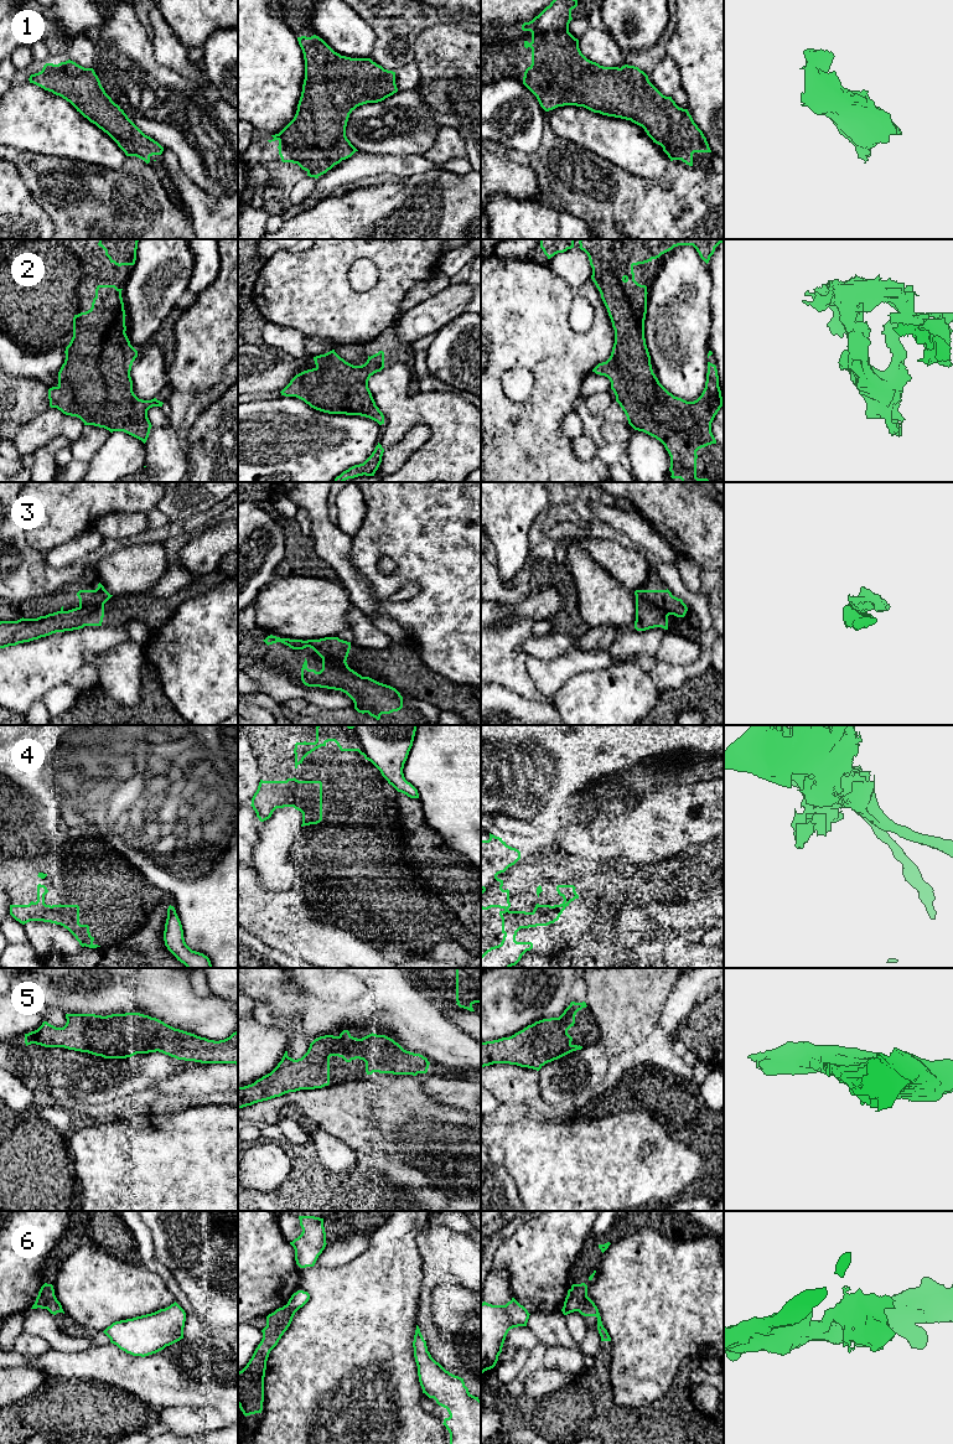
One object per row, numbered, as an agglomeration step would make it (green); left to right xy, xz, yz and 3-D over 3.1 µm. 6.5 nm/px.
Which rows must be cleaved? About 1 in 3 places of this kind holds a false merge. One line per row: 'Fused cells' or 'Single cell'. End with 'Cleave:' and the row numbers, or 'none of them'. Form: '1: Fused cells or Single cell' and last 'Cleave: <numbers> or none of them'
1: Single cell
2: Single cell
3: Fused cells
4: Fused cells
5: Single cell
6: Single cell
Cleave: 3, 4

